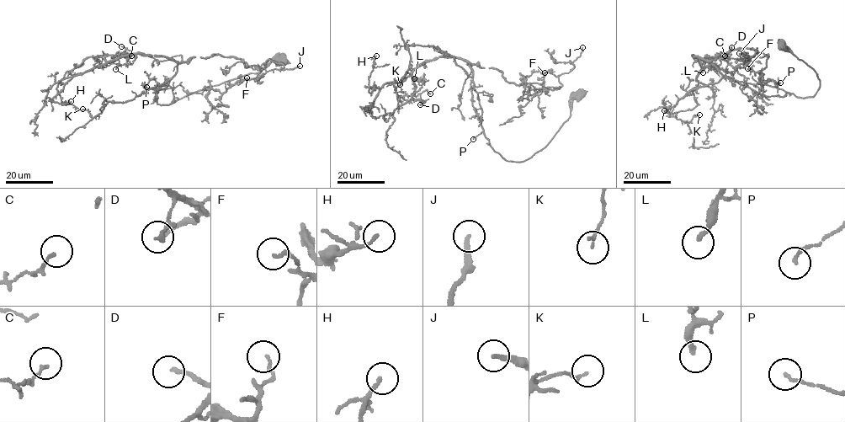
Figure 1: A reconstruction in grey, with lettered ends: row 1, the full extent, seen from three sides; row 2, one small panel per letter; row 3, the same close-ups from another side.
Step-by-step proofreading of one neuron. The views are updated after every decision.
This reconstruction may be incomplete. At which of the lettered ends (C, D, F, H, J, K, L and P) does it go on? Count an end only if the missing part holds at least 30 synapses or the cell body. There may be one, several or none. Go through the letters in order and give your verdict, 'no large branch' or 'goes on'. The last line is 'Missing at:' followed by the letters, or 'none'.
C: no large branch
D: no large branch
F: no large branch
H: no large branch
J: goes on
K: no large branch
L: no large branch
P: no large branch
Missing at: J

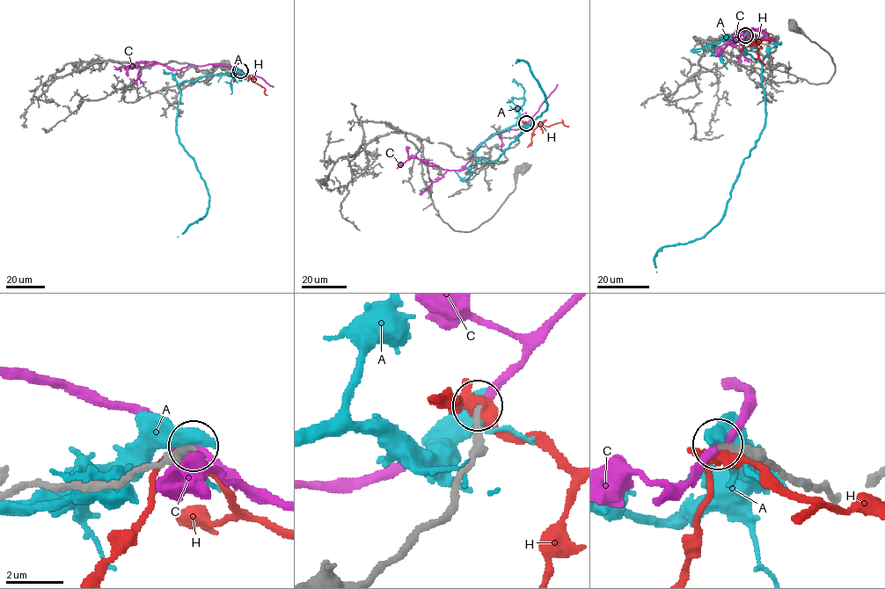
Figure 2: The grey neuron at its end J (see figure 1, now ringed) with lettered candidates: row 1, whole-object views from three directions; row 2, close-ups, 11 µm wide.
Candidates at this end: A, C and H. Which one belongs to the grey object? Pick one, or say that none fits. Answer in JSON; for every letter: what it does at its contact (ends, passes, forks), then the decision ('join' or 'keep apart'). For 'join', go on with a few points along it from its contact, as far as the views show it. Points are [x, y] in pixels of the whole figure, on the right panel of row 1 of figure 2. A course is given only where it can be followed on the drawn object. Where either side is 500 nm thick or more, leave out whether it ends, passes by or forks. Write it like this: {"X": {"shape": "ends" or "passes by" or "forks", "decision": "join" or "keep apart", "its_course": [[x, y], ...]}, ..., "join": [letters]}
{"A": {"shape": "forks", "decision": "keep apart"}, "C": {"shape": "passes by", "decision": "keep apart"}, "H": {"shape": "forks", "decision": "keep apart"}, "join": []}

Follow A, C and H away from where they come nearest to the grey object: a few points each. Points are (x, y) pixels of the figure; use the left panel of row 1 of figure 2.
A: (240, 70), (205, 76), (179, 84), (176, 134), (206, 184), (209, 206), (205, 216), (178, 236)
C: (240, 70), (230, 66), (208, 64), (174, 69), (157, 61), (139, 61), (127, 65), (127, 76)
H: (240, 71), (264, 88), (266, 95)

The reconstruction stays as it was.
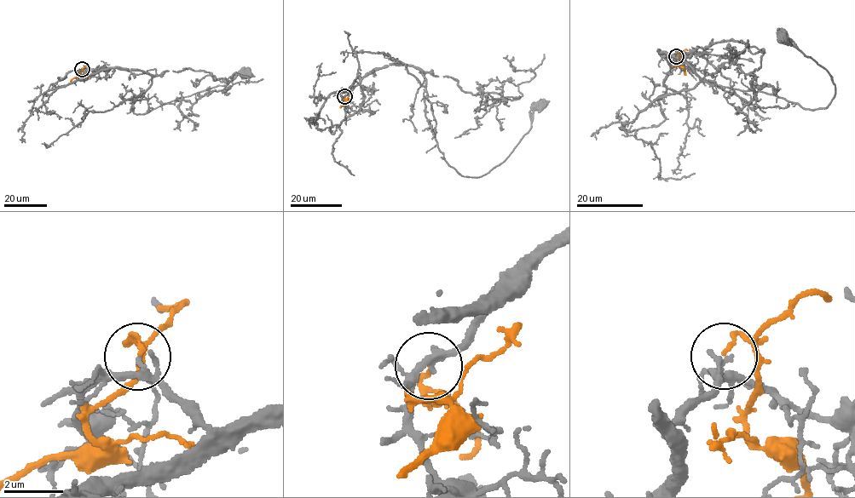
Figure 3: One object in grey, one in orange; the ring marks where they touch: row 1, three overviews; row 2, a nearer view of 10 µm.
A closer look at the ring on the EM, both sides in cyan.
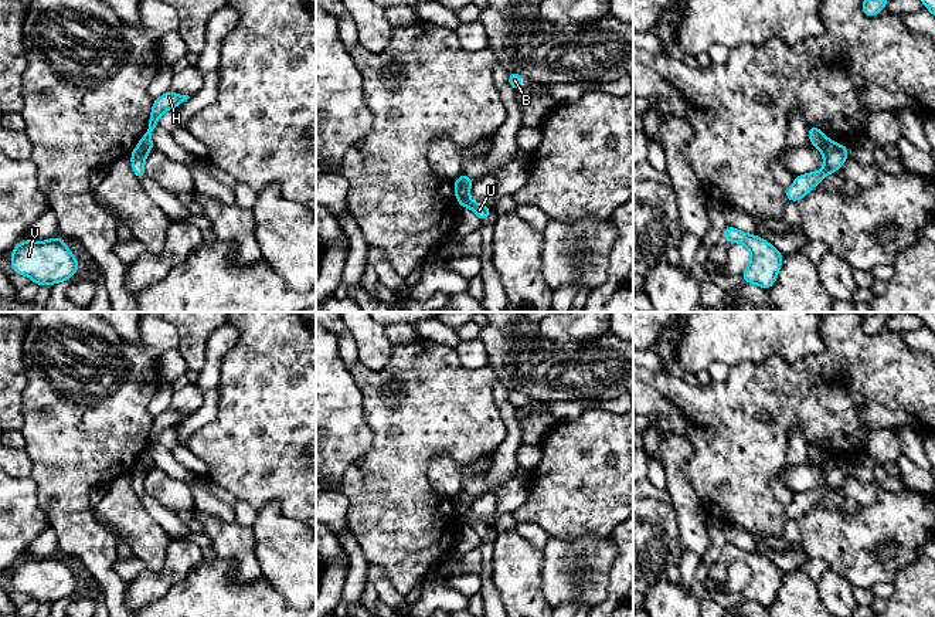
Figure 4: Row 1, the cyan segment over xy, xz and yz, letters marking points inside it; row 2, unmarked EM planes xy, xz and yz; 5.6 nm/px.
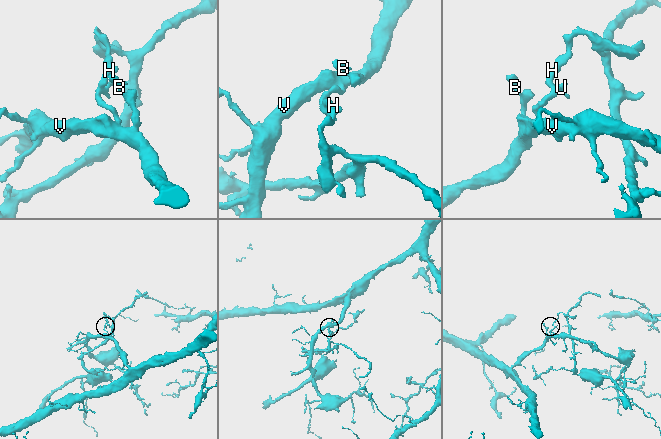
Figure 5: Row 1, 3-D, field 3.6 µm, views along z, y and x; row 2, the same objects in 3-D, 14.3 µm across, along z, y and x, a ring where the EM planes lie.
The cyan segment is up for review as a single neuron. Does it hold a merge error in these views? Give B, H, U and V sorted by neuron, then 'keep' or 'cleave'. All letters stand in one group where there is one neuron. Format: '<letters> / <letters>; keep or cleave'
B U V / H; cleave

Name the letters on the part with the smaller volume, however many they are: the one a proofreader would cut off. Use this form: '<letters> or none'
H

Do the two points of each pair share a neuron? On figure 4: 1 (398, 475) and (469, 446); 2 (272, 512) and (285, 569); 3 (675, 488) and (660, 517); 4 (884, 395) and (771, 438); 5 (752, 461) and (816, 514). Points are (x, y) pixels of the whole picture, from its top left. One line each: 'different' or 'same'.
1: same
2: same
3: different
4: same
5: different

